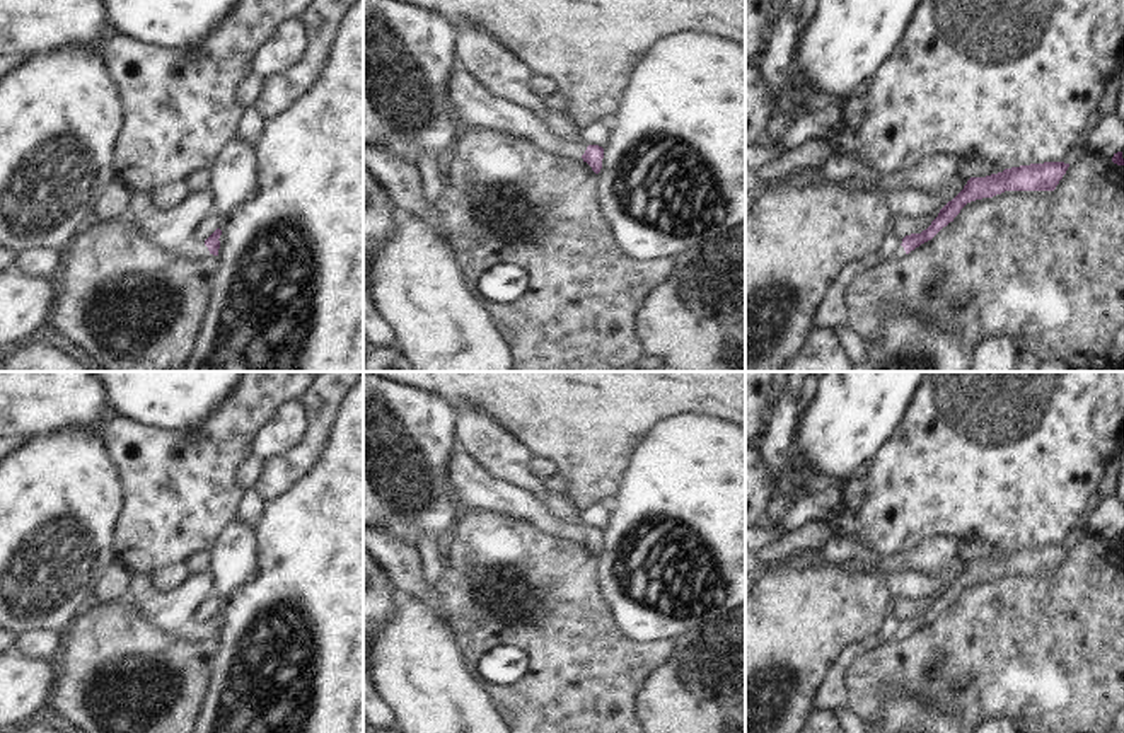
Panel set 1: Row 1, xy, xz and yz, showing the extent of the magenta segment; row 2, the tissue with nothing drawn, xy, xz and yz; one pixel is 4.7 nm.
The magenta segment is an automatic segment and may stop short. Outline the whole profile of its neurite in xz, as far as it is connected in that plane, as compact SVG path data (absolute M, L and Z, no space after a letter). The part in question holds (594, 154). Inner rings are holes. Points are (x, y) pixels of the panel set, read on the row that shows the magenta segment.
M462 22L457 27L454 55L491 95L519 106L542 121L549 133L563 143L570 159L582 157L595 174L600 172L604 148L585 143L578 135L580 124L566 113L556 113L544 106L544 99L530 89L532 70L495 38L469 22Z

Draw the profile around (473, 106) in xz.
M454 61L447 77L447 104L461 128L486 128L522 136L546 152L566 155L563 143L529 111L491 95L464 65Z

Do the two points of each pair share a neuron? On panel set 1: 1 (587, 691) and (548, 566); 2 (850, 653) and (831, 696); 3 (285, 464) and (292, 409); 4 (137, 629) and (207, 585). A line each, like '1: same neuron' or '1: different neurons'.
1: same neuron
2: same neuron
3: different neurons
4: different neurons

